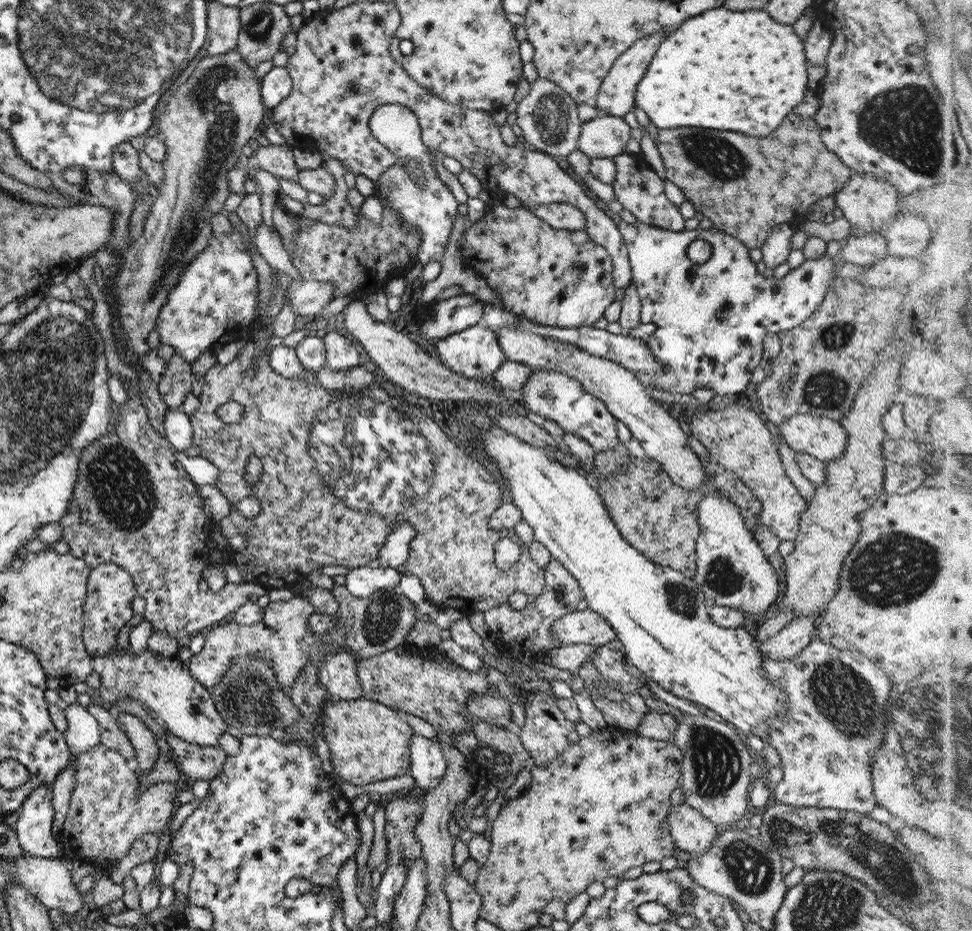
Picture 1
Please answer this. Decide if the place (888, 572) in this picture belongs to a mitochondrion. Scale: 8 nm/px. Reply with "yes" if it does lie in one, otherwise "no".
yes

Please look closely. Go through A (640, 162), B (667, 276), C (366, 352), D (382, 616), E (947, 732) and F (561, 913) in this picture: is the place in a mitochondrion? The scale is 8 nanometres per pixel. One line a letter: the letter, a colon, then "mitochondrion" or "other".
A: other
B: other
C: other
D: mitochondrion
E: mitochondrion
F: other

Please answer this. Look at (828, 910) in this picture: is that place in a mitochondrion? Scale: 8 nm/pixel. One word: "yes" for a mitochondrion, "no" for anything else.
yes

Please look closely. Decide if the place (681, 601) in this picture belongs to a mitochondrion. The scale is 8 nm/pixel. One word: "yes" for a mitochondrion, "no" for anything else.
yes

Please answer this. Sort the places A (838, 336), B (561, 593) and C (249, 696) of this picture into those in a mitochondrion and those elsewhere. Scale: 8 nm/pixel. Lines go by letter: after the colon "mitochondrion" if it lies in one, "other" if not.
A: mitochondrion
B: mitochondrion
C: mitochondrion

